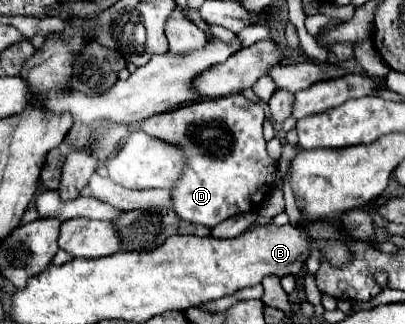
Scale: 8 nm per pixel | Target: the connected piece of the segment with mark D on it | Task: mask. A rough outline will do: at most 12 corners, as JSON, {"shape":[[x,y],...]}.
{"shape":[[237,93],[141,121],[181,147],[181,219],[261,205],[279,171],[263,107]]}

